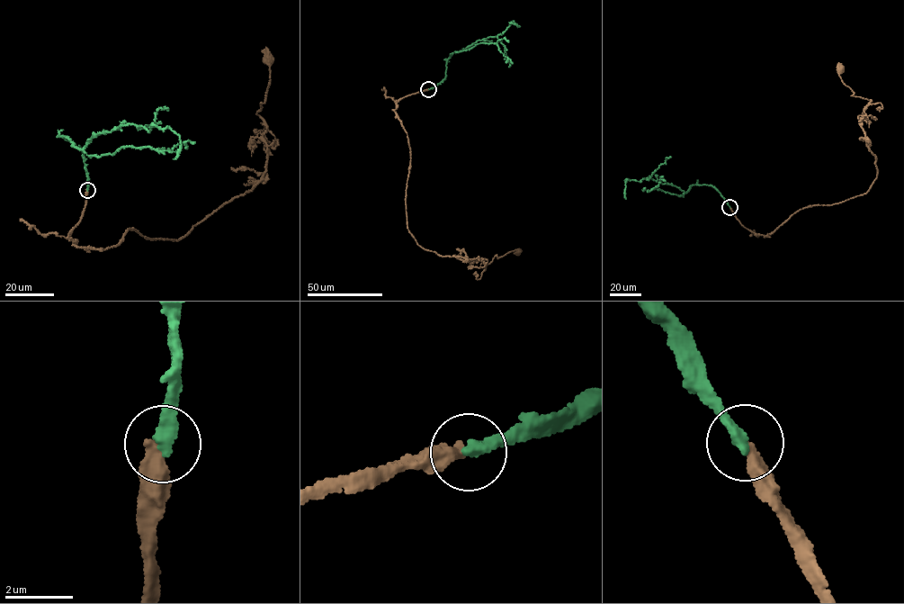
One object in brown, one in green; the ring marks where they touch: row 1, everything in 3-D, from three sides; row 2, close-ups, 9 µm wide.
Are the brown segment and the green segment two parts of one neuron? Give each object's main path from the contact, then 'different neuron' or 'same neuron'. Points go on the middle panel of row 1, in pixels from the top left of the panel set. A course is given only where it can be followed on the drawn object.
brown runs (428, 89), (394, 110), (410, 150), (407, 230), (425, 249), (481, 259), (485, 270), (516, 252); green runs (428, 89), (445, 77), (446, 62), (452, 54), (478, 40), (502, 34), (513, 22), (519, 26), (509, 22); same neuron

